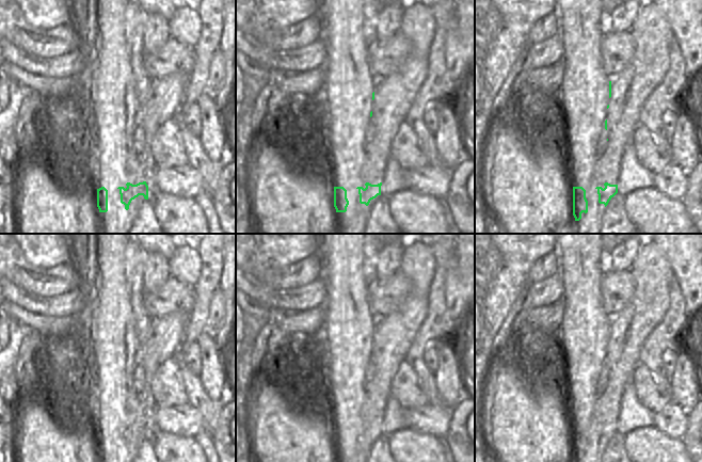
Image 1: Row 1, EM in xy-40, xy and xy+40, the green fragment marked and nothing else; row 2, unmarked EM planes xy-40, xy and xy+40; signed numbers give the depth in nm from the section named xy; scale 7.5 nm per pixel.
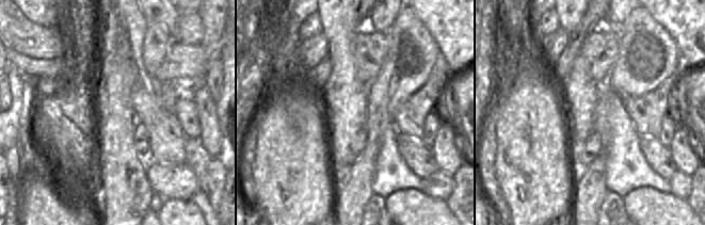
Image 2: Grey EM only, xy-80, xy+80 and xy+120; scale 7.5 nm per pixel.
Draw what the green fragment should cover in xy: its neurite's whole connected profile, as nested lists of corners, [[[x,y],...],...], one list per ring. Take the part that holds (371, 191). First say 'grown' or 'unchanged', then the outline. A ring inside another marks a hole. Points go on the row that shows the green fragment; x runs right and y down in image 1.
unchanged | [[[366,182],[365,186],[365,189],[363,187],[357,187],[356,189],[360,194],[360,203],[368,206],[371,200],[376,198],[378,195],[381,195],[382,182],[378,185]]]

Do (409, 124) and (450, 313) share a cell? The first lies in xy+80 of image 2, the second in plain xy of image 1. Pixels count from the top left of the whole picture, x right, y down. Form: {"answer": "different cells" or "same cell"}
{"answer": "different cells"}

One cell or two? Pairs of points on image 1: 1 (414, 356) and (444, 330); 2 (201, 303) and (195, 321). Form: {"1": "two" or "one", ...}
{"1": "one", "2": "one"}

